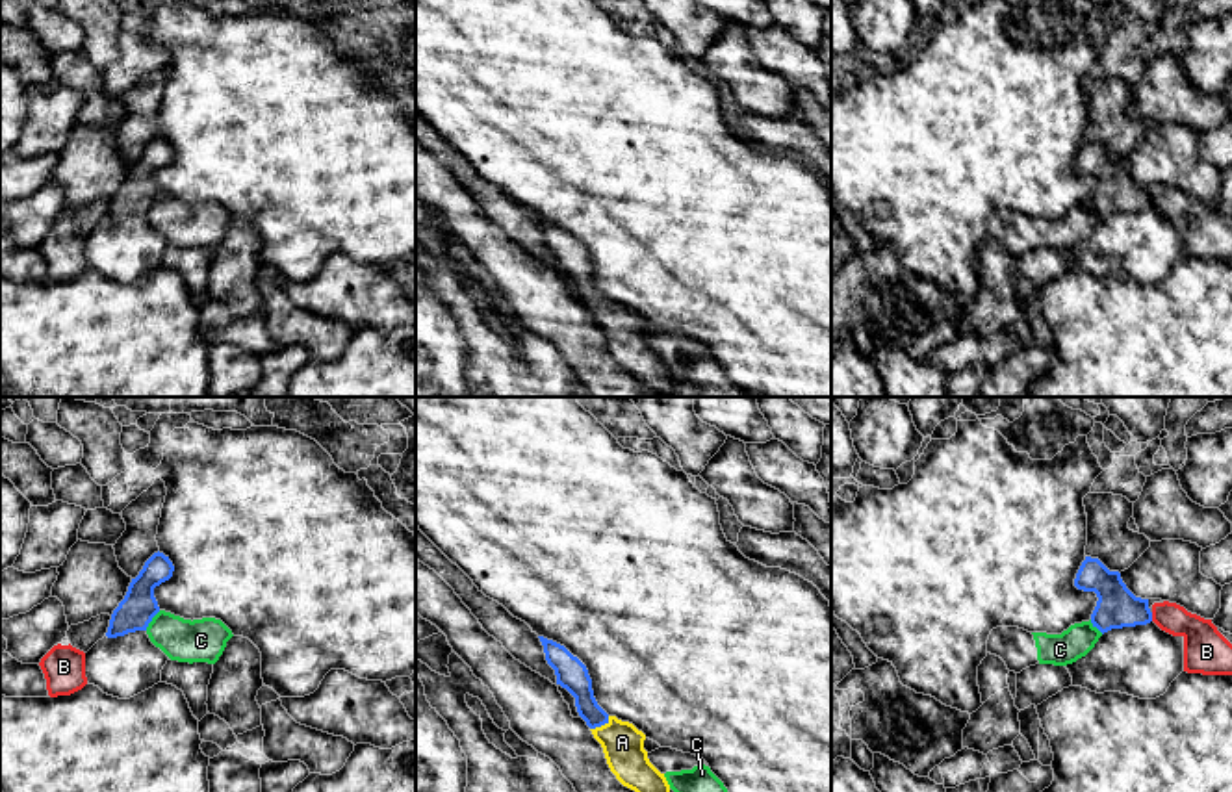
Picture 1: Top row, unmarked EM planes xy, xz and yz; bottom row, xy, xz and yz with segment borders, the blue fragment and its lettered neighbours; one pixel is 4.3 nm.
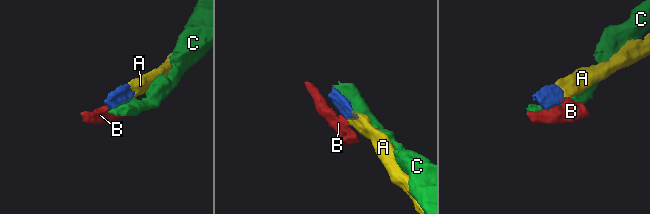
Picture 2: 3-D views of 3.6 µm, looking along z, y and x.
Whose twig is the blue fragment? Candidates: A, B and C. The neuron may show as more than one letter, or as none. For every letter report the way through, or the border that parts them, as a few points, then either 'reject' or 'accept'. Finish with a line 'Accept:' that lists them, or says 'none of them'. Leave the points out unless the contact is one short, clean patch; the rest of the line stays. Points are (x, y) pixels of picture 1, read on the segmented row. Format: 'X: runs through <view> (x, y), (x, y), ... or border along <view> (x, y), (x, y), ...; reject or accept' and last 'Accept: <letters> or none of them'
A: runs through xz (572, 676), (600, 726), (622, 742); accept
B: border along yz (1151, 613), (1153, 620); reject
C: border along xy (160, 611), (145, 629); reject
Accept: A

